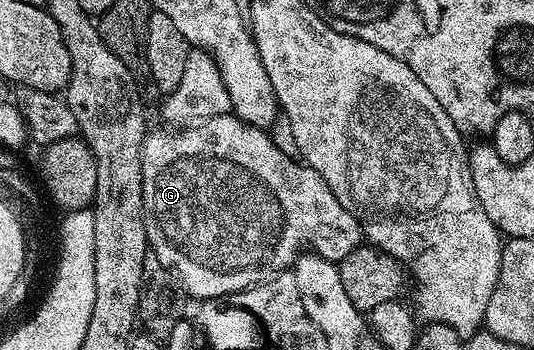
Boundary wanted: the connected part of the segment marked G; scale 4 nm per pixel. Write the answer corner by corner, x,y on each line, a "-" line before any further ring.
228,114
200,120
190,126
180,127
178,130
167,131
171,132
151,130
143,137
141,178
143,179
145,234
147,235
148,249
155,252
165,267
175,273
188,297
196,296
196,301
202,302
252,288
255,284
262,284
263,281
270,280
280,272
288,271
306,248
316,252
321,258
338,262
349,255
354,248
360,247
364,243
363,228
353,213
345,206
341,206
341,202
337,202
337,198
333,194
333,190
329,190
325,178
302,162
294,164
295,160
290,155
283,153
264,129
255,128
239,119
238,116

